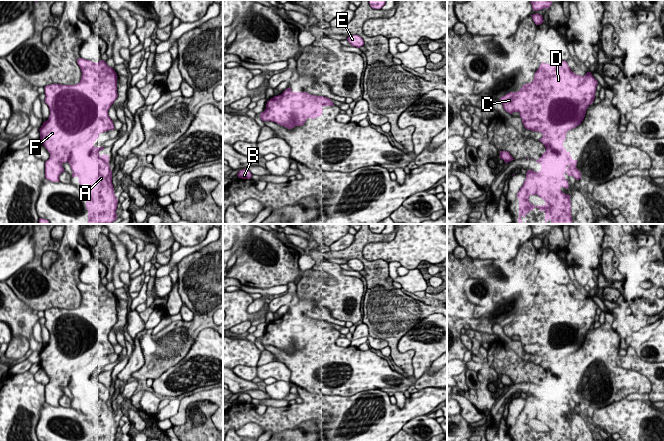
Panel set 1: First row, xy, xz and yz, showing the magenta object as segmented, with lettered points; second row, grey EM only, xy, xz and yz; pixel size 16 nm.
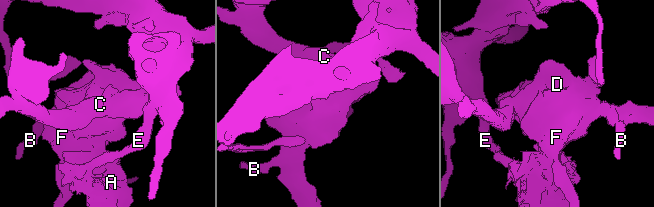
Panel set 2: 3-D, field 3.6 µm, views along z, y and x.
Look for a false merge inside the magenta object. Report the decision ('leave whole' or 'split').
split

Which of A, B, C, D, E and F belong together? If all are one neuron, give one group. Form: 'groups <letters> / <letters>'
groups A E / B C D F

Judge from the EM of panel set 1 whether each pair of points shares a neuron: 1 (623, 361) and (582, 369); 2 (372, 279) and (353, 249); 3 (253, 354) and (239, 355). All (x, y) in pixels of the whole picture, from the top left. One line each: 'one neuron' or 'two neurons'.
1: two neurons
2: one neuron
3: one neuron

